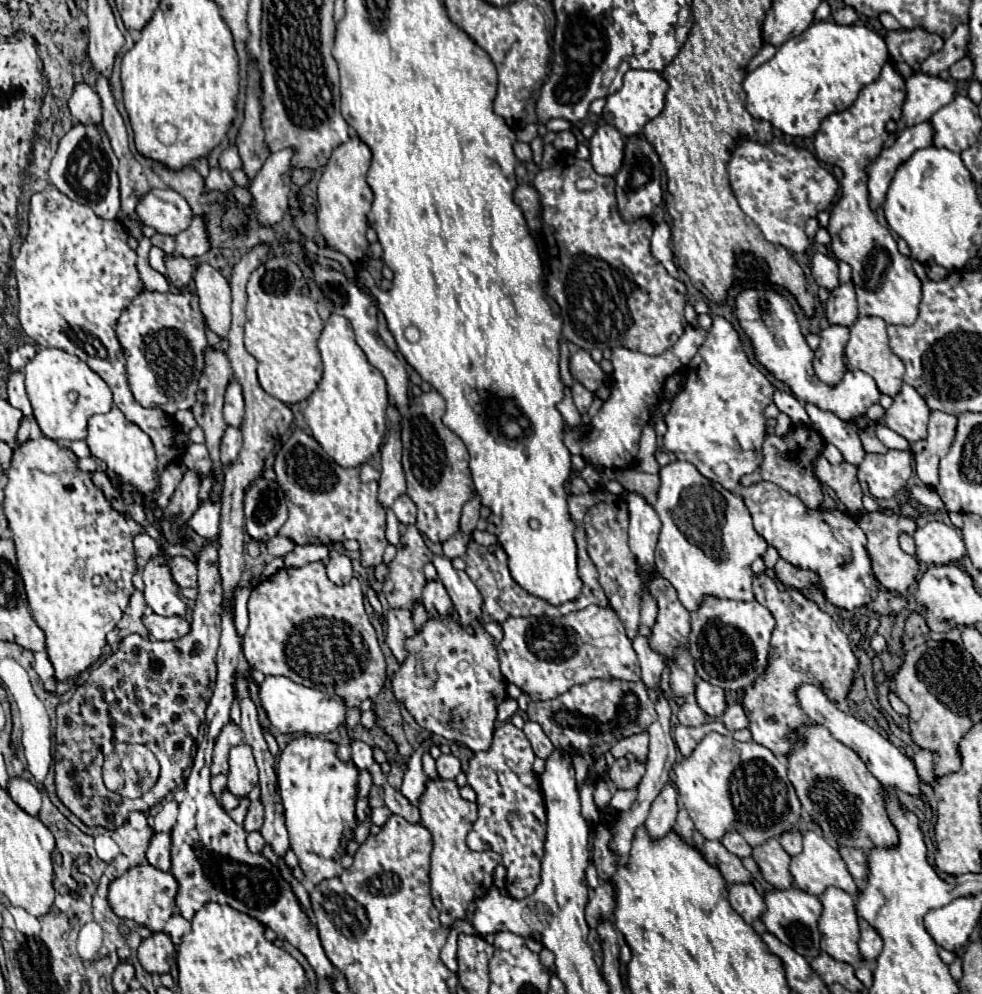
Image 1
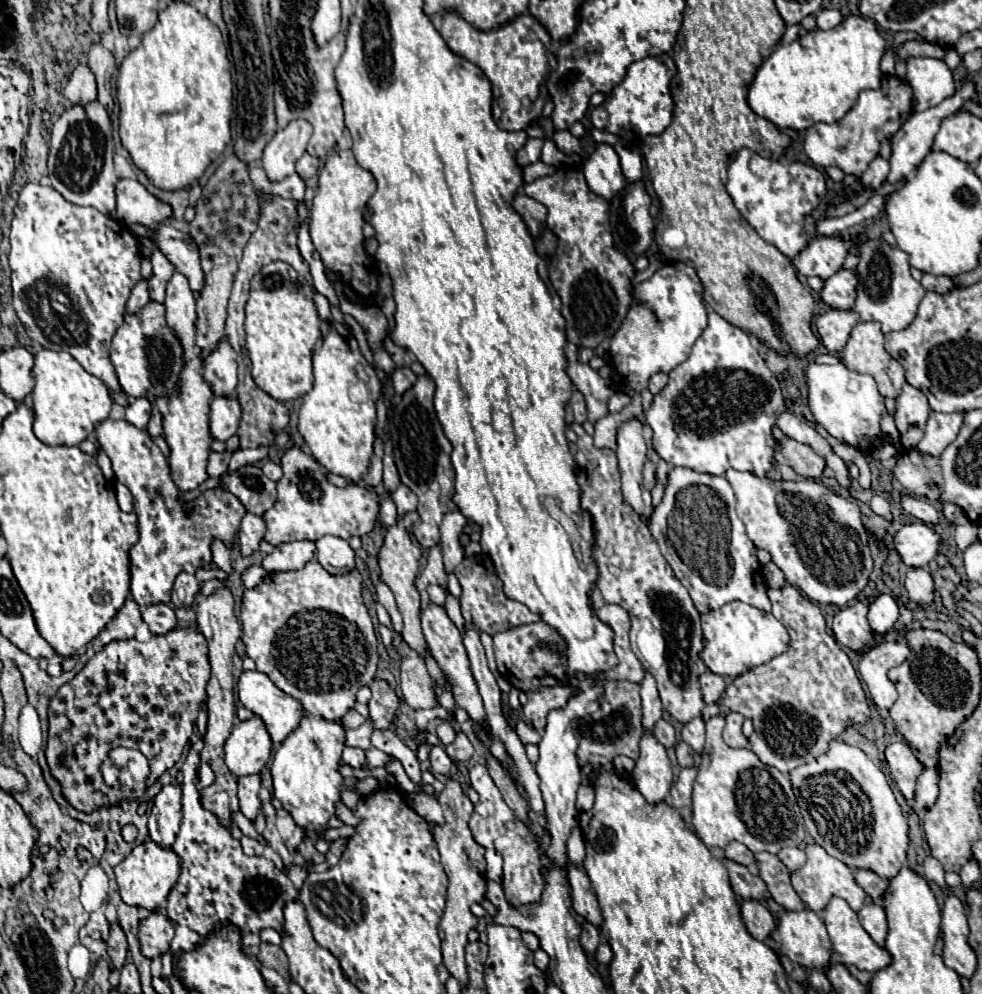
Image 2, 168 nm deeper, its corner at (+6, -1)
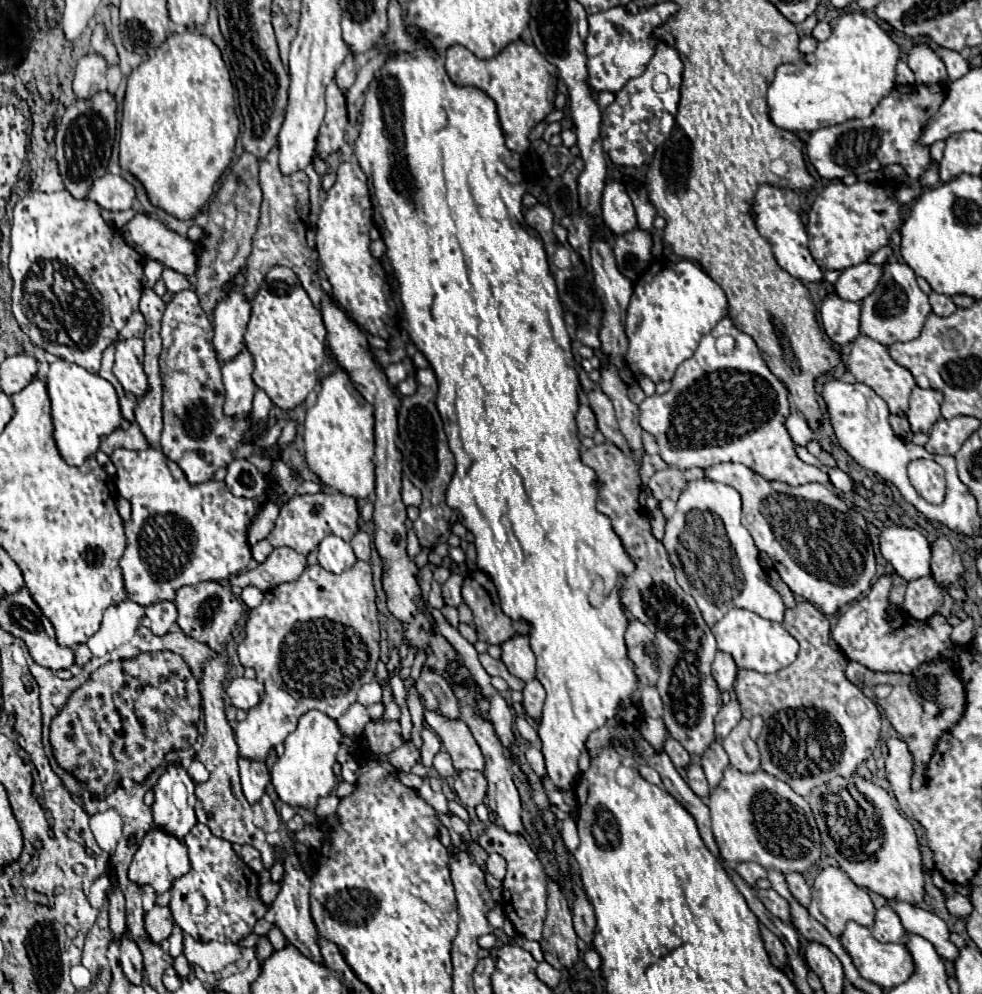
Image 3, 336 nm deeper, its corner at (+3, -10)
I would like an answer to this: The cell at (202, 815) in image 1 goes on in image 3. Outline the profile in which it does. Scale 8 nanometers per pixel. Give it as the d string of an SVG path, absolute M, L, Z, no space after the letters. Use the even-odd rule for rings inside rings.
M195 824L185 836L185 844L189 848L191 870L177 878L171 888L169 908L175 922L197 942L217 940L237 944L253 932L255 922L263 918L267 910L267 904L261 904L257 898L257 874L233 852L231 842L213 836L205 824Z

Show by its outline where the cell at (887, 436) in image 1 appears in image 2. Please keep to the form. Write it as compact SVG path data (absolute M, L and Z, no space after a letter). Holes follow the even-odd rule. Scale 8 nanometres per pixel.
M930 413L930 419L924 429L924 439L914 447L918 453L928 453L940 457L942 451L956 439L962 425L960 413Z

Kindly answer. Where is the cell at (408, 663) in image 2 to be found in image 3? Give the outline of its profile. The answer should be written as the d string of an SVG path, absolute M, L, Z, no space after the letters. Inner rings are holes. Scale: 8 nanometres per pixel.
M425 712L425 722L429 728L437 732L443 746L453 758L453 766L457 772L461 770L485 770L485 758L481 754L479 744L475 742L471 730L463 720L447 720L437 712Z

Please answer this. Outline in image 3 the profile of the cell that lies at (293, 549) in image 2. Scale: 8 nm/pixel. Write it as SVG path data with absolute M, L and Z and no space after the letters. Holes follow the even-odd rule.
M275 548L265 562L257 564L257 568L233 576L231 584L237 584L241 588L255 586L267 592L269 588L275 588L283 582L297 580L305 570L305 566L307 566L307 558L303 554L297 554L291 548Z

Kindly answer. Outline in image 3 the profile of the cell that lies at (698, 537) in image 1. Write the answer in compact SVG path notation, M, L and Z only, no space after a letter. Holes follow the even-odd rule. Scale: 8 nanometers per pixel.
M703 478L689 482L687 490L679 496L675 516L665 524L663 546L669 552L669 560L677 572L677 584L695 598L707 626L717 624L731 608L745 608L759 614L761 618L783 622L783 600L771 588L769 578L759 564L759 550L747 528L741 524L741 498L735 488Z

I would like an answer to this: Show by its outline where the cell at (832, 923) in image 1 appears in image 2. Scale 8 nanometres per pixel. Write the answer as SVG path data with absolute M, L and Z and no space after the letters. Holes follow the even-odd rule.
M832 897L826 905L826 909L822 911L822 919L826 923L826 929L830 933L830 941L832 941L832 963L842 963L842 965L856 965L862 971L874 973L882 967L886 967L890 963L890 955L886 953L884 947L878 947L868 933L864 933L856 913L850 909L850 905L840 899L840 897Z

